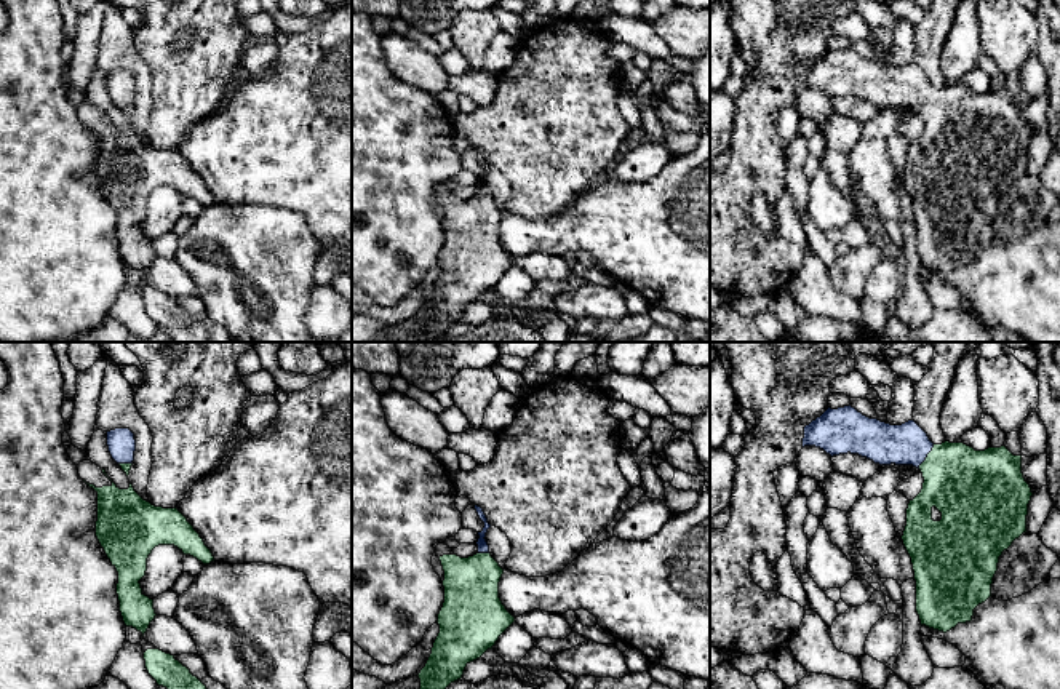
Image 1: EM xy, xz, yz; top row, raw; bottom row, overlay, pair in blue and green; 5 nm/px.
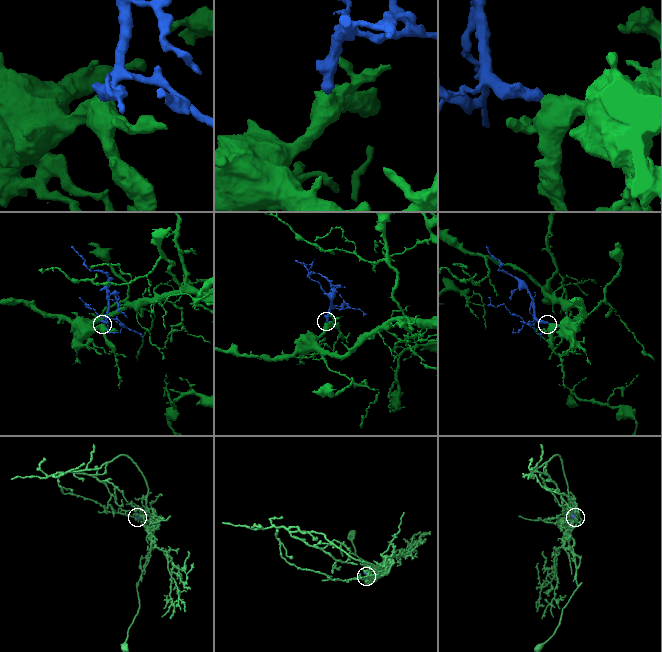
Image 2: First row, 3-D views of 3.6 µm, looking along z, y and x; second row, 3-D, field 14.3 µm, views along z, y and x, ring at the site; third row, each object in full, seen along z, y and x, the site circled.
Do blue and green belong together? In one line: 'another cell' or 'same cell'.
same cell

